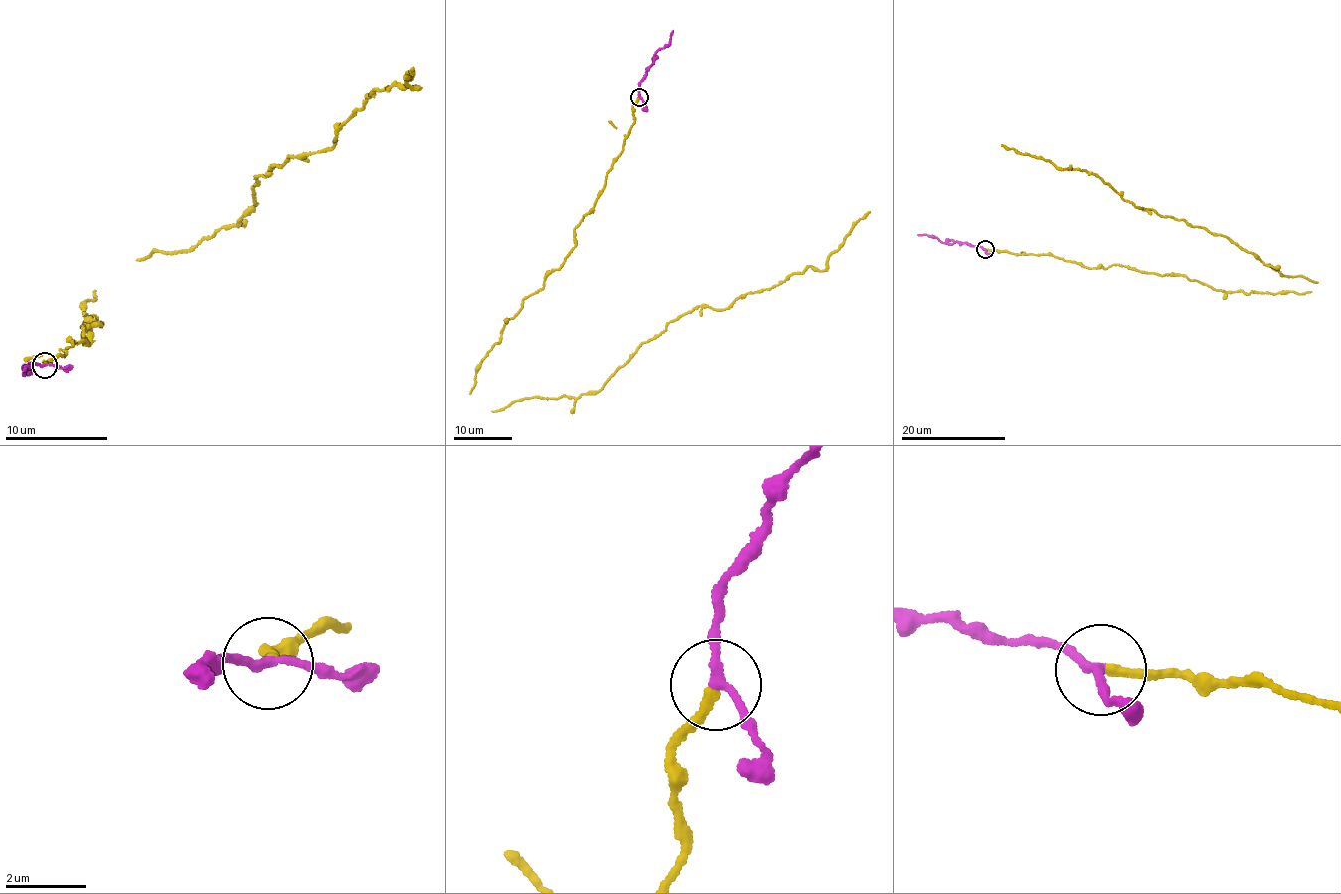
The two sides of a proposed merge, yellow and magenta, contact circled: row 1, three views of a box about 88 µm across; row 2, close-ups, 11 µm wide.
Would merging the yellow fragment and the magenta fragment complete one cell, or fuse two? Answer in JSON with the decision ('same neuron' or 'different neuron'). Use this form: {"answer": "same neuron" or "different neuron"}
{"answer": "same neuron"}

